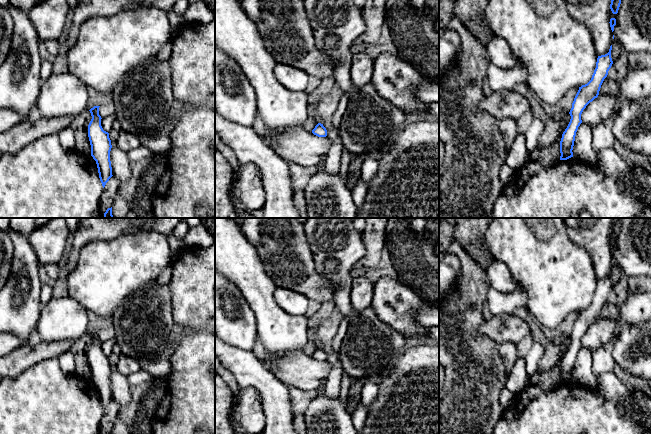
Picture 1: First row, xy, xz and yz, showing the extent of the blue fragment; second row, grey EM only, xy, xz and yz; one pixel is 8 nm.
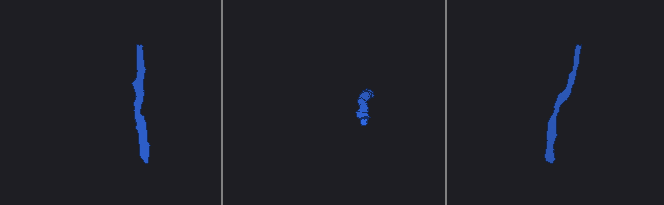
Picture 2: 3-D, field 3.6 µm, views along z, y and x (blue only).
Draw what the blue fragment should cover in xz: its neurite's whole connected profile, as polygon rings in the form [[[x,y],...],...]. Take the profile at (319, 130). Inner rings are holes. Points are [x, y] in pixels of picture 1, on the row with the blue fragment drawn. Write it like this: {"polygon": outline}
{"polygon": [[[318,123],[315,128],[312,130],[312,133],[318,137],[326,137],[327,136],[327,130],[323,126],[323,124]]]}

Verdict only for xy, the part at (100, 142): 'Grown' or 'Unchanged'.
Unchanged

